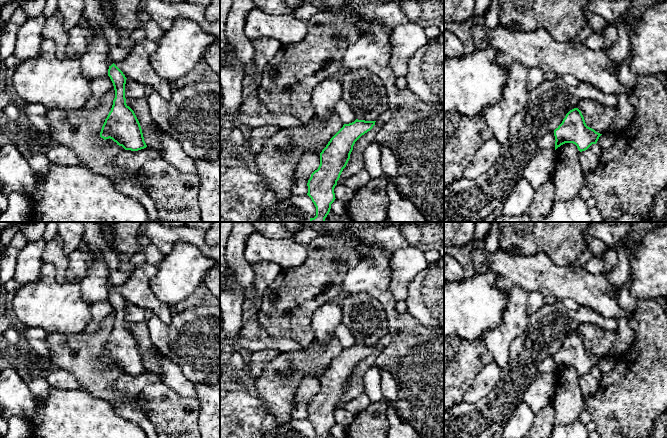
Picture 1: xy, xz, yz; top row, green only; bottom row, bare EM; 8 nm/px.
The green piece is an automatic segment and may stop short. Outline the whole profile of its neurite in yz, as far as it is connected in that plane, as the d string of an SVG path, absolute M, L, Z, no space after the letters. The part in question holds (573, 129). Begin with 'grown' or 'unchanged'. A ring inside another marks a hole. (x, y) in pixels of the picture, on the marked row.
unchanged | M578 108L570 110L554 130L555 150L565 143L573 143L580 152L596 144L602 134L588 127Z

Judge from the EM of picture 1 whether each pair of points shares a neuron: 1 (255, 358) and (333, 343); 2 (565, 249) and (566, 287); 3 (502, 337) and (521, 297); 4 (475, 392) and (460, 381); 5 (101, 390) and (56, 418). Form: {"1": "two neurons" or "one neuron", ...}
{"1": "two neurons", "2": "two neurons", "3": "one neuron", "4": "two neurons", "5": "two neurons"}

